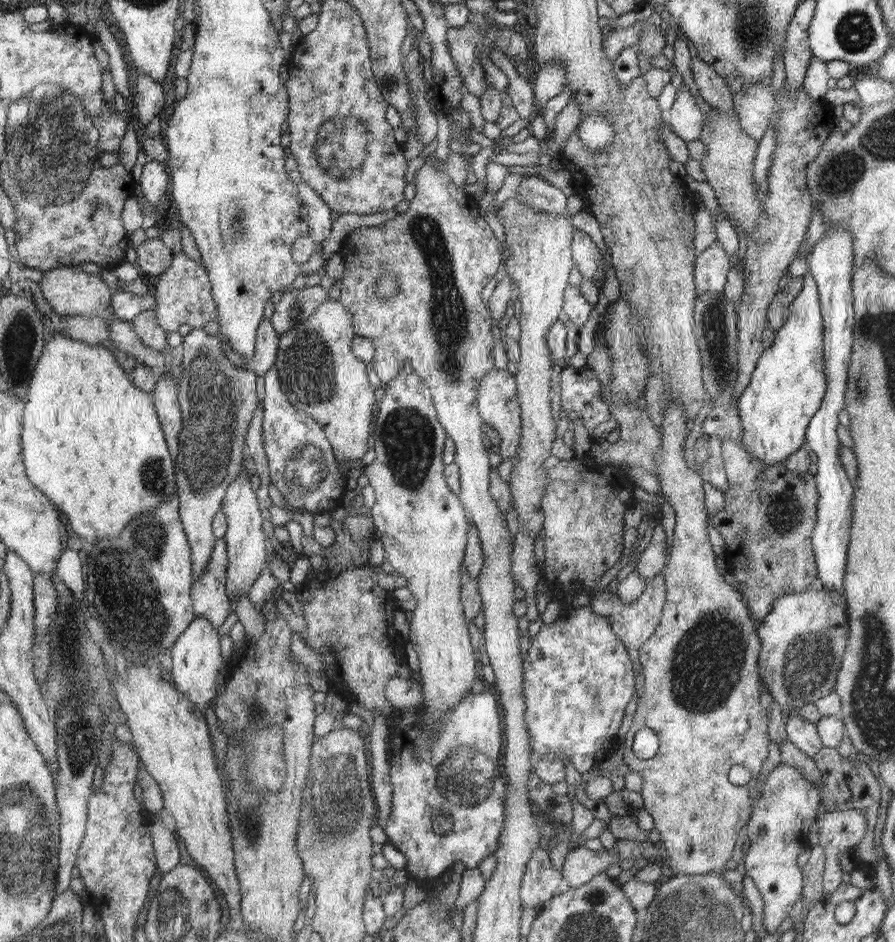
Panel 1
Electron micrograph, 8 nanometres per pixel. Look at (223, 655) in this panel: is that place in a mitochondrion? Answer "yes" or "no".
no

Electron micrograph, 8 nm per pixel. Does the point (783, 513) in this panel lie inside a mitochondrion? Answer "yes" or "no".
yes

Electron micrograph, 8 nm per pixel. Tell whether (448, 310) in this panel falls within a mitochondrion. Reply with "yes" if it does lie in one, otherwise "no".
yes

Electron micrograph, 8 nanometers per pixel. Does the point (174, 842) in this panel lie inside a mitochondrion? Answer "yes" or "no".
no

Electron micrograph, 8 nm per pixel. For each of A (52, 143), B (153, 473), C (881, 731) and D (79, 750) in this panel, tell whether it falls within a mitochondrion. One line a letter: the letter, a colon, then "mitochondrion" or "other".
A: mitochondrion
B: mitochondrion
C: mitochondrion
D: mitochondrion

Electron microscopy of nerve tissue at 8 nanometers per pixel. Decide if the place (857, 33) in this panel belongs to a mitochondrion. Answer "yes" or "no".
yes

